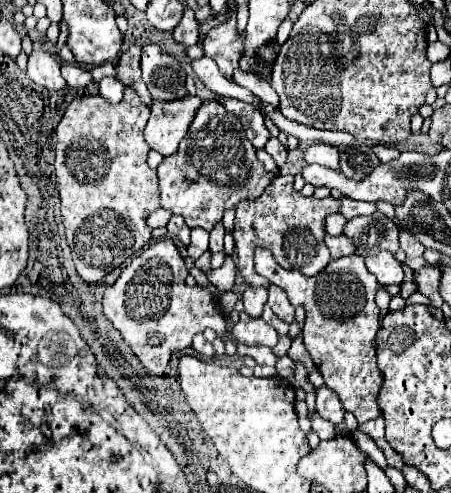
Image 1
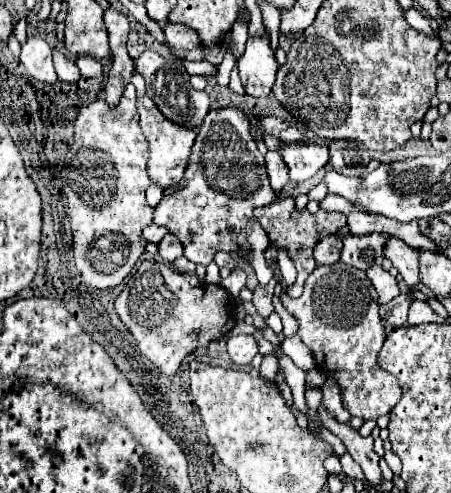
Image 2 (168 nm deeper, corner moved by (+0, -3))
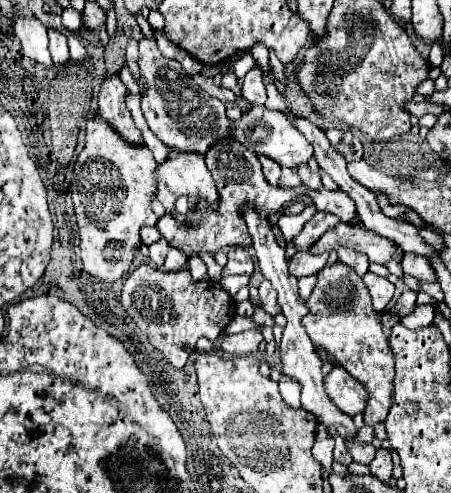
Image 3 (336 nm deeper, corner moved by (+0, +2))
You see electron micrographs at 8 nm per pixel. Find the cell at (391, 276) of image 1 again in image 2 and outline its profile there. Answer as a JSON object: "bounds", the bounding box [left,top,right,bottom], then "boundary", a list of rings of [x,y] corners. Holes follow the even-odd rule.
{"bounds":[366,265,400,303],"boundary":[[[374,265],[374,267],[370,267],[366,271],[366,275],[368,275],[368,279],[372,281],[372,285],[378,291],[378,303],[386,303],[386,301],[390,301],[390,299],[400,295],[396,277],[392,277],[388,271],[384,271],[384,267]]]}

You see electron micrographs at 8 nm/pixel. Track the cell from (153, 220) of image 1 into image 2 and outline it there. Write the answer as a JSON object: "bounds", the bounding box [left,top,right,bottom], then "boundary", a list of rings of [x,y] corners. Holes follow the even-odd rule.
{"bounds":[144,223,168,243],"boundary":[[[152,223],[152,225],[148,225],[148,227],[144,229],[144,239],[146,239],[146,241],[152,241],[152,243],[160,243],[166,233],[168,233],[166,227],[160,227],[160,225]]]}

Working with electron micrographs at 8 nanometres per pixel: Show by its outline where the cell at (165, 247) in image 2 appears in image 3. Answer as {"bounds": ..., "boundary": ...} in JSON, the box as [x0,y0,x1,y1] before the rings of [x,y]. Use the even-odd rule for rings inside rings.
{"bounds":[150,238,170,266],"boundary":[[[160,238],[156,244],[150,246],[150,260],[152,260],[156,266],[162,266],[168,250],[170,250],[170,244],[164,242],[164,238]]]}

